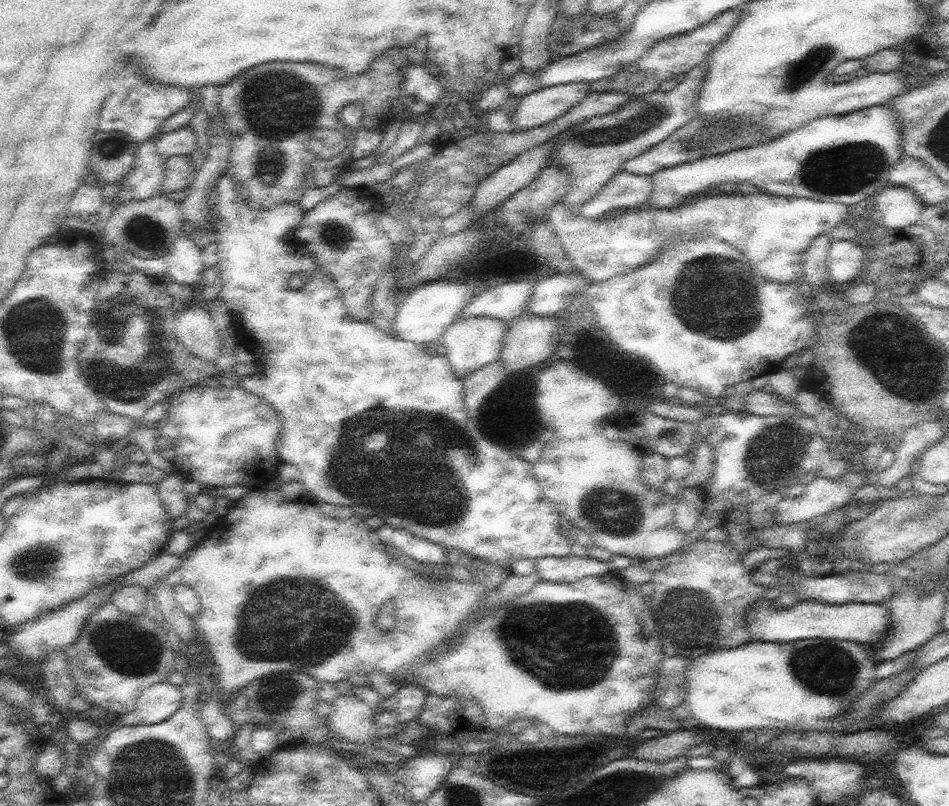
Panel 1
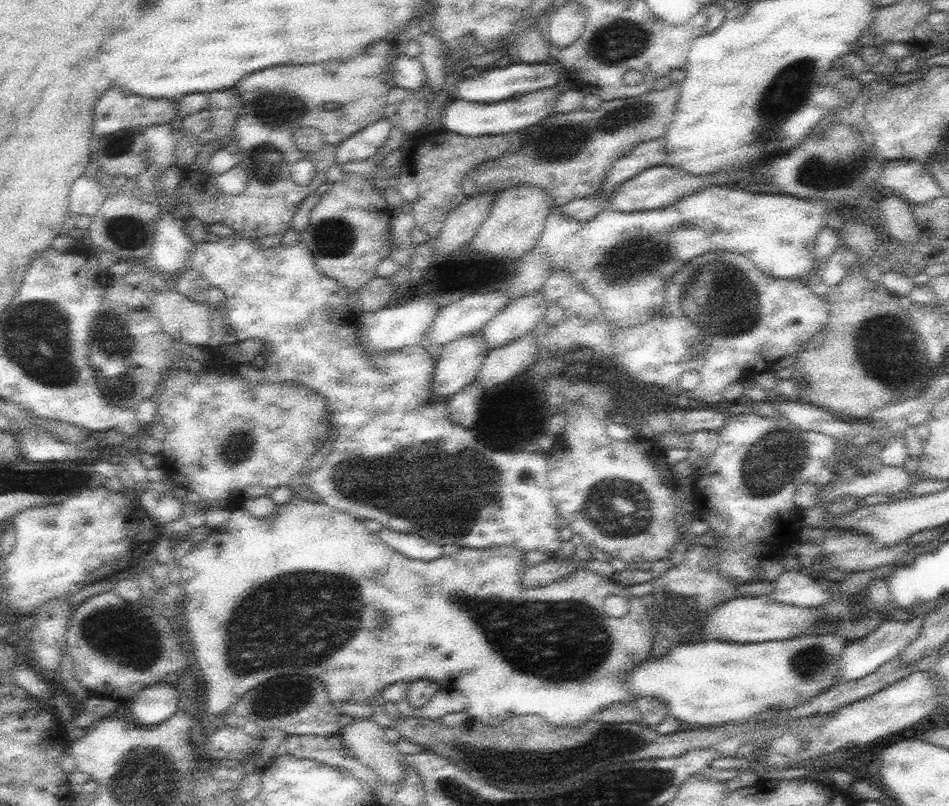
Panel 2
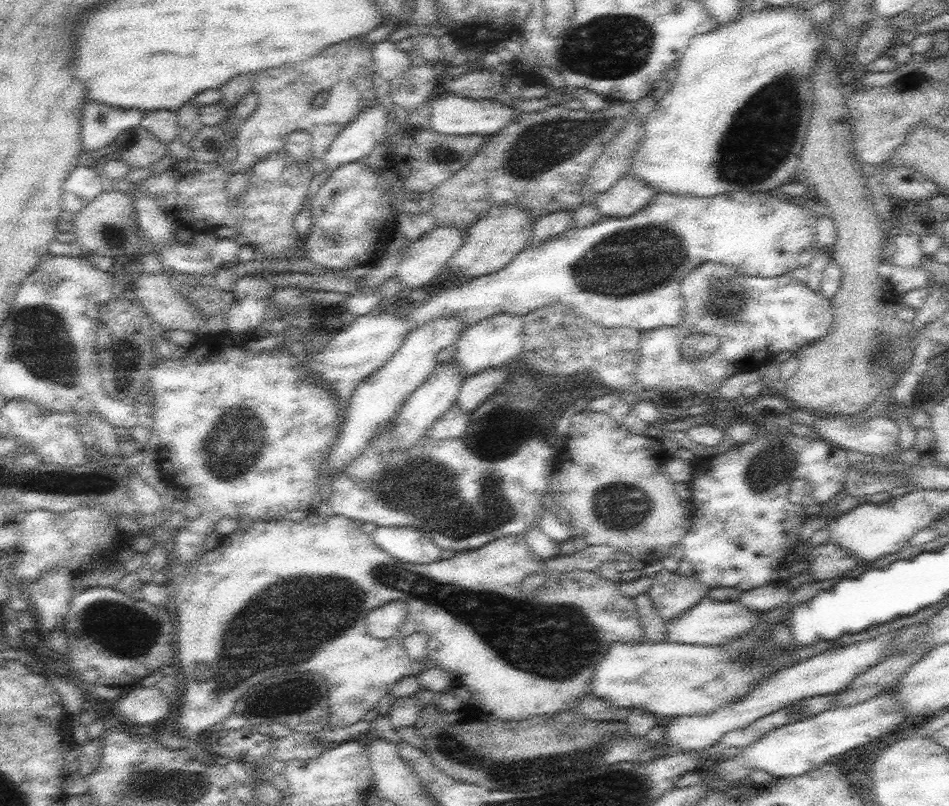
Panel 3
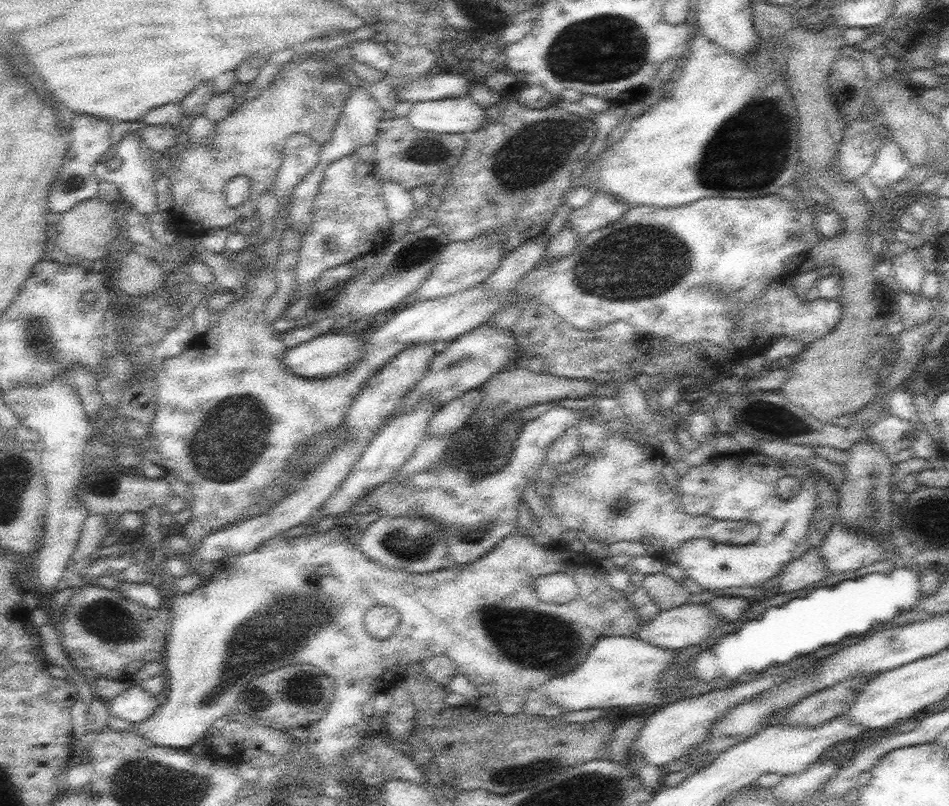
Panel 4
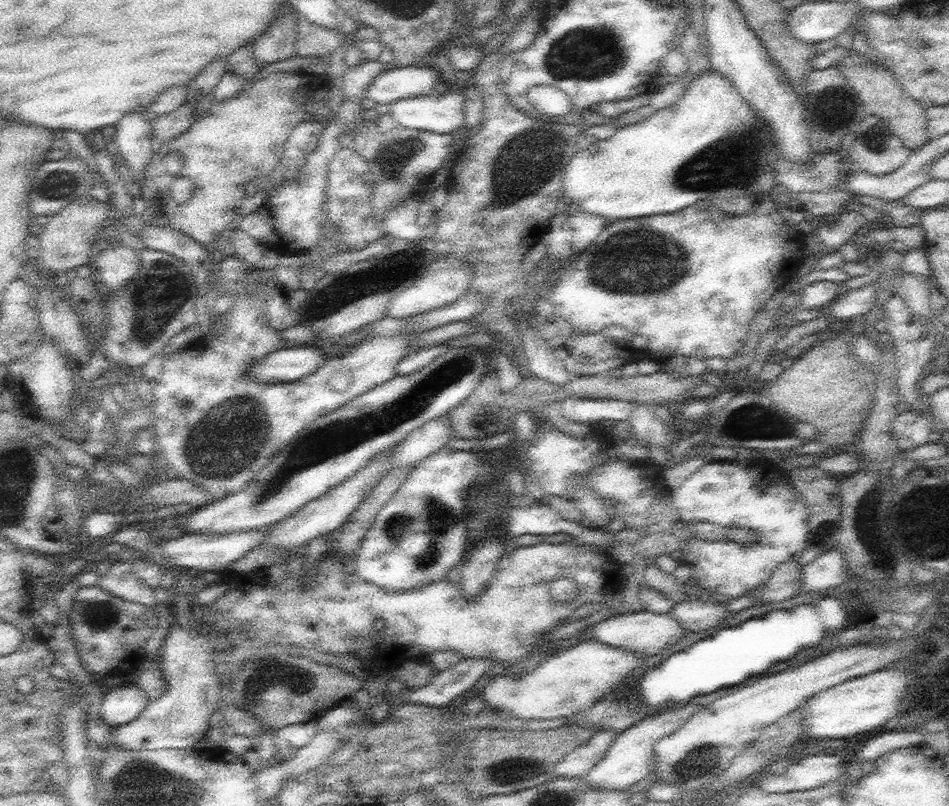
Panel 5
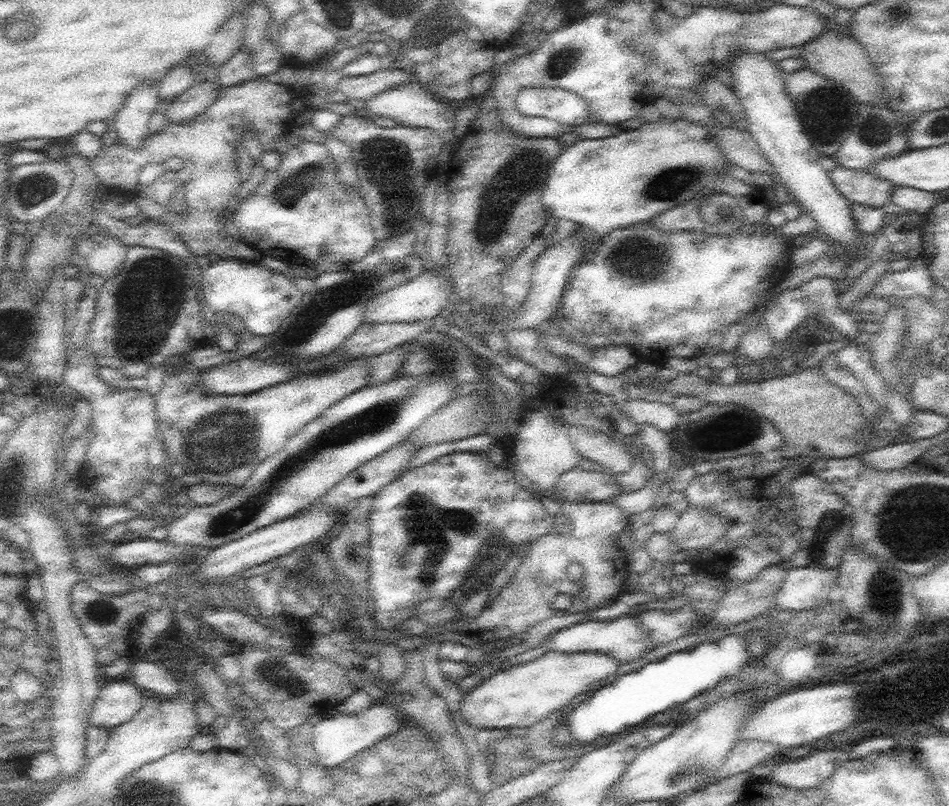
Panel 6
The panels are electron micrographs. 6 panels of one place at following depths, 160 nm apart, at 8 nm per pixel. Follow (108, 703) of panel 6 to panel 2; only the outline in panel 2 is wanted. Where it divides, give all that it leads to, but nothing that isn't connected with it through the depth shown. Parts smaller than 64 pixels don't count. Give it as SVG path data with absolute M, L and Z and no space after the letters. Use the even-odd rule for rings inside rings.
M170 683L151 684L130 703L130 709L141 726L158 725L169 720L178 711L178 692Z

